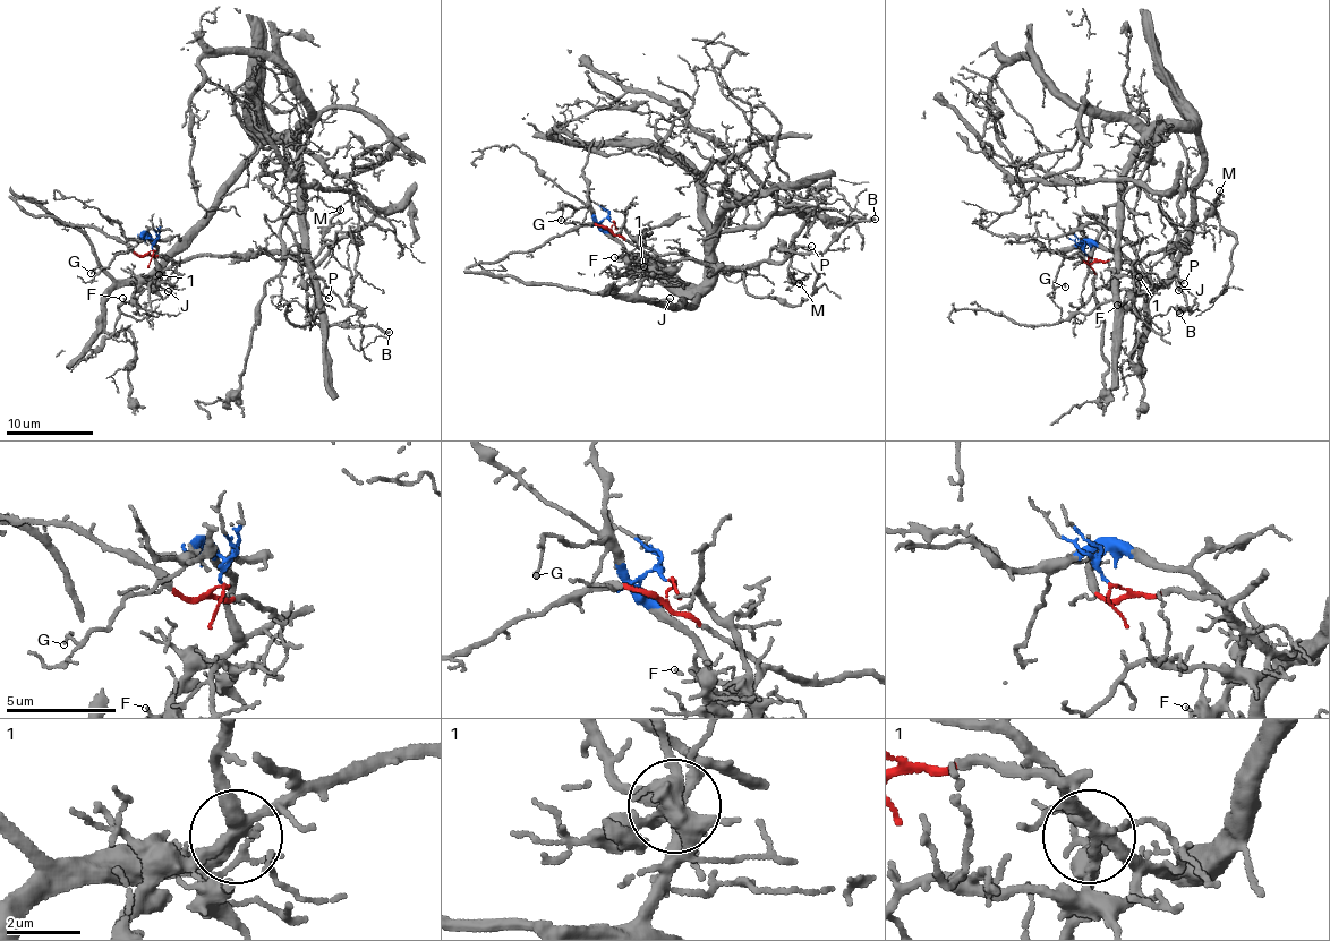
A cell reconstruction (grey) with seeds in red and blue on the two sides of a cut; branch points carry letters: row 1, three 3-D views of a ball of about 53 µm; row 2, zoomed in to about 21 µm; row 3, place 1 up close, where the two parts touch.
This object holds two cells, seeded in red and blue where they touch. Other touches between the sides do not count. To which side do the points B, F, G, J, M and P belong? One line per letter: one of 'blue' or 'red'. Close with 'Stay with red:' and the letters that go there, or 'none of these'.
B: red
F: red
G: blue
J: blue
M: red
P: red
Stay with red: B, F, M, P

